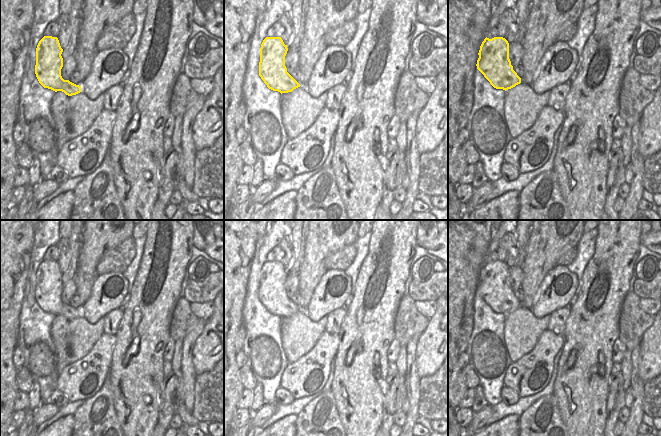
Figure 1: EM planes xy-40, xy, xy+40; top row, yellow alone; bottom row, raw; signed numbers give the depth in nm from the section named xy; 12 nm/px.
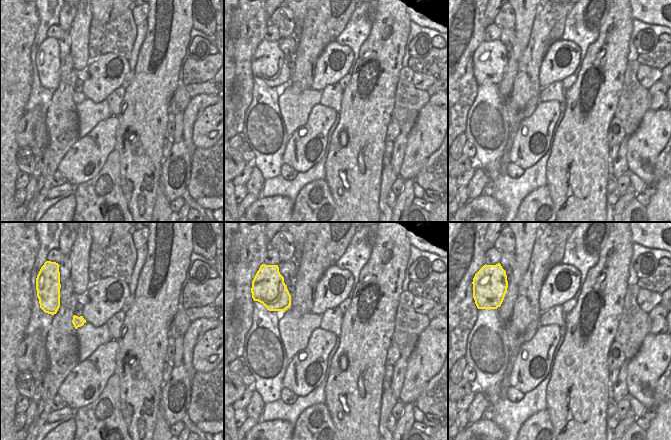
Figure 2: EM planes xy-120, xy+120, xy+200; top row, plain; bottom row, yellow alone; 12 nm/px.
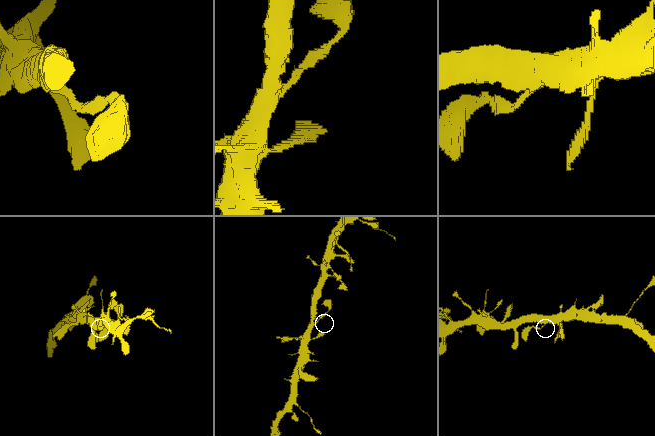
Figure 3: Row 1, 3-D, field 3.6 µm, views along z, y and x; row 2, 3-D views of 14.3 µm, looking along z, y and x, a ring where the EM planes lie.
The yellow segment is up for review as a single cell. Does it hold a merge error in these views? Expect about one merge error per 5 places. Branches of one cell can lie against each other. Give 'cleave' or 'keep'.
keep

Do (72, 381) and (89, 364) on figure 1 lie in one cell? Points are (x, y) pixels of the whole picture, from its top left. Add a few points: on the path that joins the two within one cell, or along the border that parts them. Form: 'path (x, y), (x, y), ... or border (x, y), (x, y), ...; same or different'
path (76, 377), (85, 368); same

